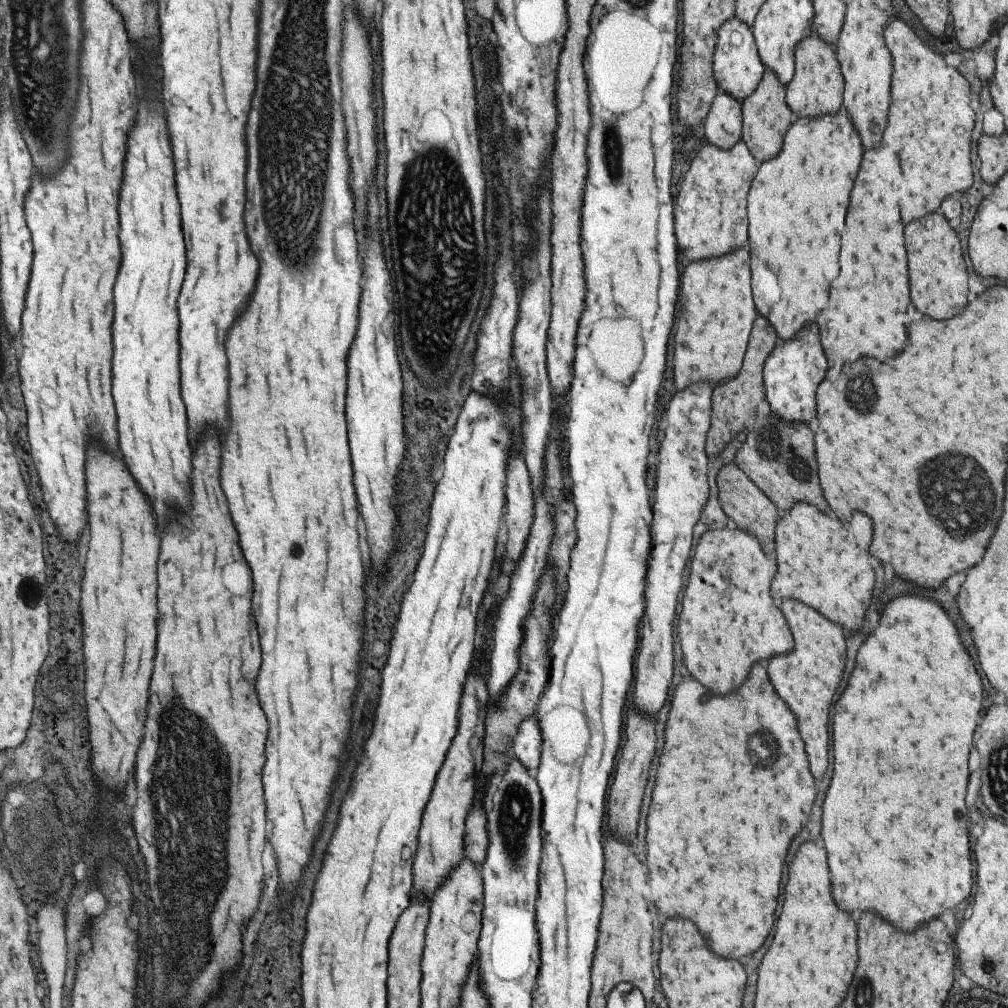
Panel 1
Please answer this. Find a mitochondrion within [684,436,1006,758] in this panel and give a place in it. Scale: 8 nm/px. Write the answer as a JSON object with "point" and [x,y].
{"point":[959,497]}

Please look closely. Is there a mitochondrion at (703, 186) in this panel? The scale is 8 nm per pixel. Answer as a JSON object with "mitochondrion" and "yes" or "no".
{"mitochondrion":"no"}

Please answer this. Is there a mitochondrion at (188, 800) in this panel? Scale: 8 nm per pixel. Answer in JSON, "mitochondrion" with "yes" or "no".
{"mitochondrion":"yes"}

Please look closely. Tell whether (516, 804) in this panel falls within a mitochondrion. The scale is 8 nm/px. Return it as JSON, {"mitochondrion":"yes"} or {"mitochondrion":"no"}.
{"mitochondrion":"yes"}

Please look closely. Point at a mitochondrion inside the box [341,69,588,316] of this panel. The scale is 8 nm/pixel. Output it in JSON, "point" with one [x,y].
{"point":[517,136]}

